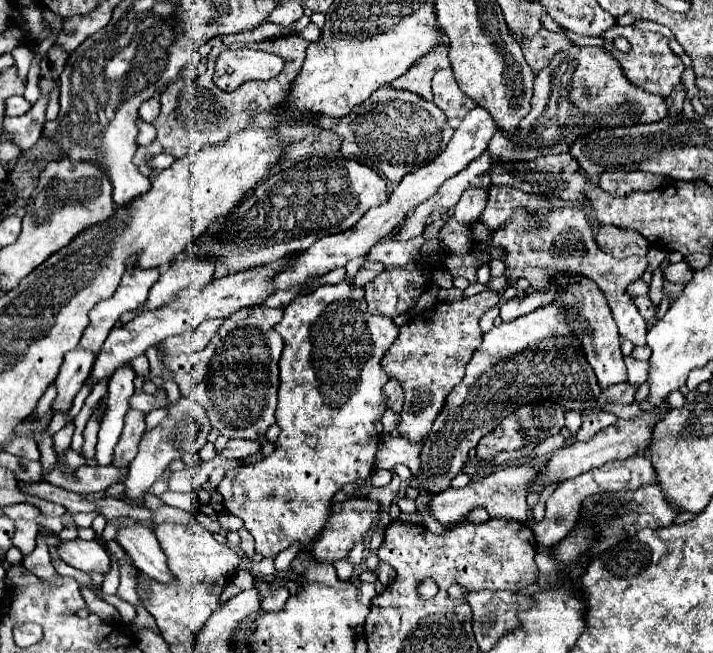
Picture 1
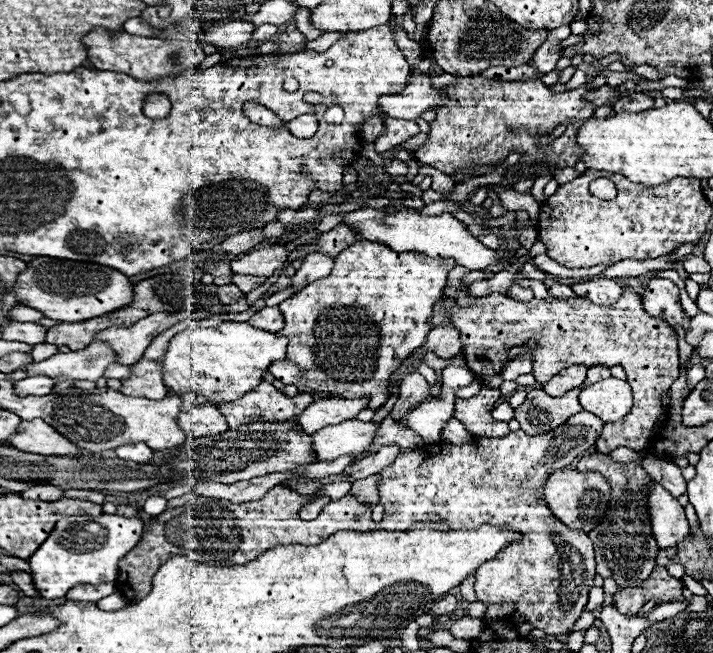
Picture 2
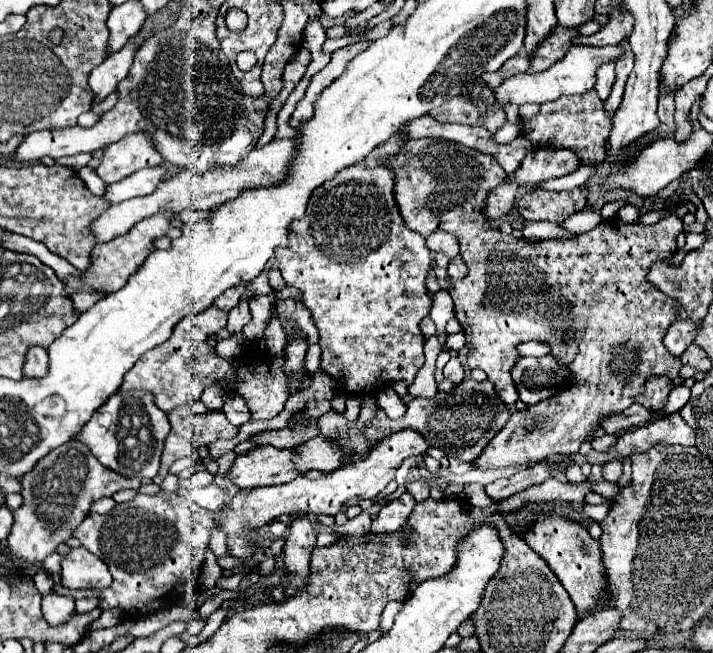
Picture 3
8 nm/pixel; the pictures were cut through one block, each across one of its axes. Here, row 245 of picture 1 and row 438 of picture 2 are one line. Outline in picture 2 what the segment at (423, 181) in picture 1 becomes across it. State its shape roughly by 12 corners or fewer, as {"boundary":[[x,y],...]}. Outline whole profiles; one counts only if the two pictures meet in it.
{"boundary":[[346,420],[312,434],[318,460],[364,454],[380,424]]}

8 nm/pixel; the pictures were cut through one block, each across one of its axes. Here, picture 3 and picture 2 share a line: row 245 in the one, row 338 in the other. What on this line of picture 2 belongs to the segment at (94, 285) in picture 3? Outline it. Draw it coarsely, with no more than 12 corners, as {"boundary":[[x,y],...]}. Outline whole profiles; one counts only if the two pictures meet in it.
{"boundary":[[214,312],[150,314],[126,328],[108,328],[108,340],[120,352],[120,364],[142,358],[150,340],[170,326]]}

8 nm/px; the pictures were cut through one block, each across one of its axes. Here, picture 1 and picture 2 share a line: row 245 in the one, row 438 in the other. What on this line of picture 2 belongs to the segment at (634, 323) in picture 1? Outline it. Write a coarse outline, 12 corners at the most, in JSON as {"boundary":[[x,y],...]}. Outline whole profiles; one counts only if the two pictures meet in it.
{"boundary":[[552,432],[402,450],[380,472],[384,530],[524,532],[476,570],[480,602],[568,634],[594,546],[542,500],[594,446]]}

